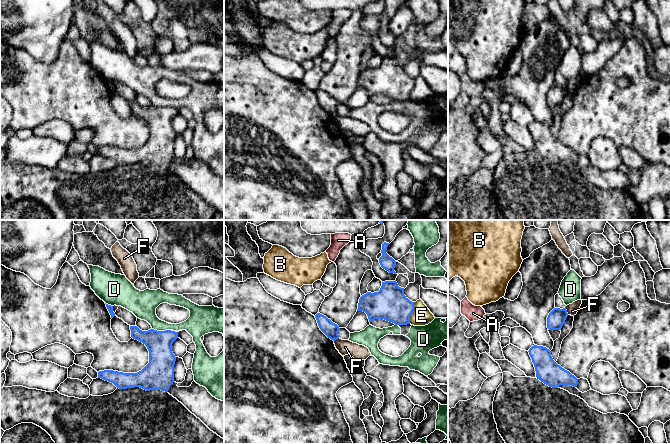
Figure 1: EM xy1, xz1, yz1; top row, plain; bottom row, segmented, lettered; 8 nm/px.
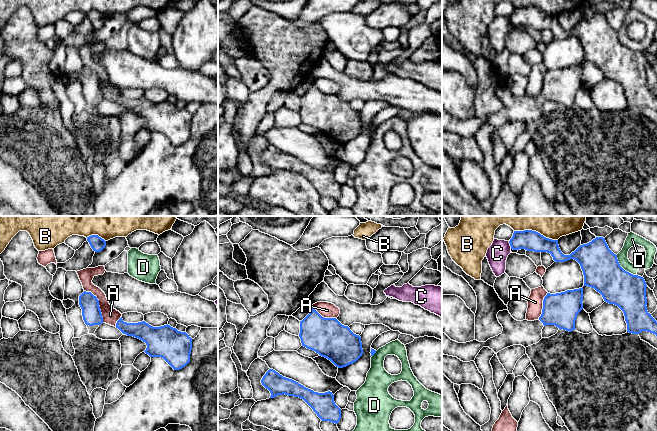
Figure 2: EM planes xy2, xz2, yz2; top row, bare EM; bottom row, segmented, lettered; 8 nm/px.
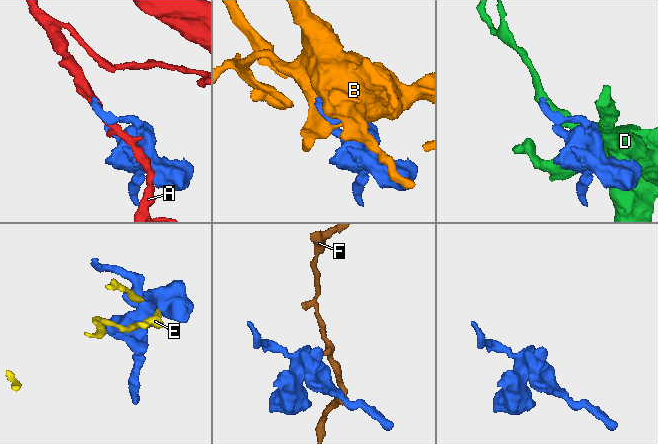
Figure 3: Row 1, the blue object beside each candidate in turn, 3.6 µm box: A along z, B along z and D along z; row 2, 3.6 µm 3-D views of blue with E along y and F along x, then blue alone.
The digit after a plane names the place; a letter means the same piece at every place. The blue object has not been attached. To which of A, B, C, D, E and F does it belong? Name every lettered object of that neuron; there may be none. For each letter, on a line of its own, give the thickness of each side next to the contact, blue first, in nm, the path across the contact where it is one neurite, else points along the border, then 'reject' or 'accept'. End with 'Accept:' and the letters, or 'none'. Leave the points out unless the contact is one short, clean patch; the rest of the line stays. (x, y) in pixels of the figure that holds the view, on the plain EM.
A: calibres 150 and 130 nm; reject
B: calibres 160 and 130 nm; reject
C: calibres 160 and 170 nm; reject
D: calibres 300 and 100 nm; reject
E: calibres 280 and 160 nm; border xz1 (414, 78), (409, 99); reject
F: calibres 140 and 90 nm; border yz1 (565, 82), (568, 90); reject
Accept: none

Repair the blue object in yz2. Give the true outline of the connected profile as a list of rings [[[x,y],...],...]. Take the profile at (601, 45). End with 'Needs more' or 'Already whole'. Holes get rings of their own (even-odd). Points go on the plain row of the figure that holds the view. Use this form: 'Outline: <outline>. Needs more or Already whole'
Outline: [[[532,6],[514,7],[509,17],[511,25],[550,29],[555,38],[576,36],[583,47],[584,62],[594,64],[604,77],[618,82],[624,89],[627,108],[642,107],[657,112],[657,97],[647,87],[646,58],[643,53],[625,47],[605,14],[596,13],[580,21],[570,31],[564,31],[558,16],[544,13]]]. Already whole

